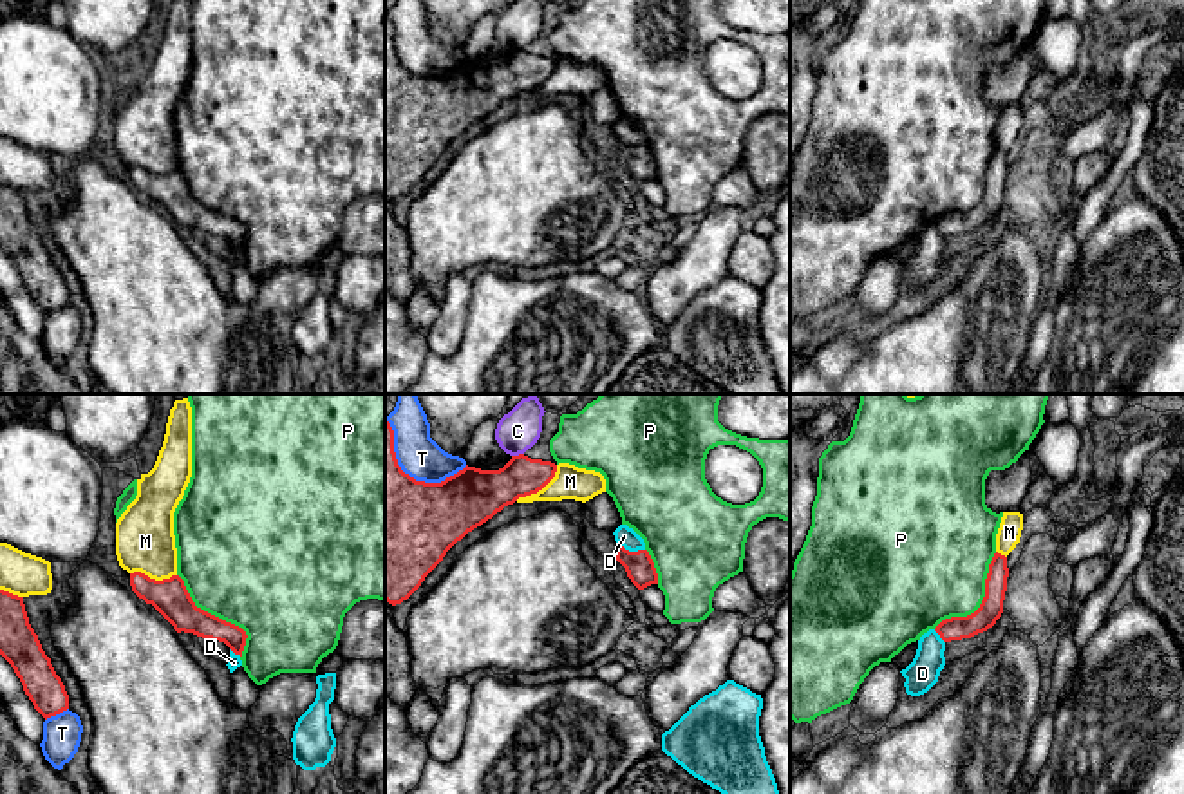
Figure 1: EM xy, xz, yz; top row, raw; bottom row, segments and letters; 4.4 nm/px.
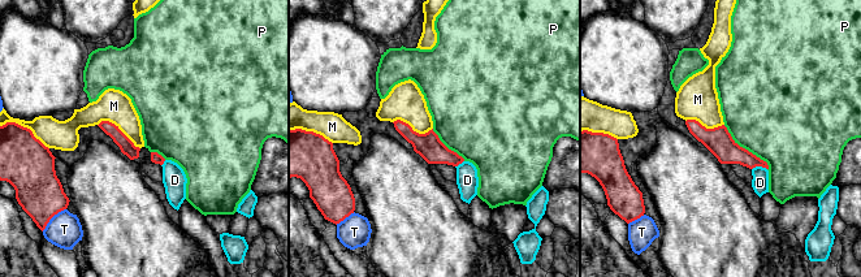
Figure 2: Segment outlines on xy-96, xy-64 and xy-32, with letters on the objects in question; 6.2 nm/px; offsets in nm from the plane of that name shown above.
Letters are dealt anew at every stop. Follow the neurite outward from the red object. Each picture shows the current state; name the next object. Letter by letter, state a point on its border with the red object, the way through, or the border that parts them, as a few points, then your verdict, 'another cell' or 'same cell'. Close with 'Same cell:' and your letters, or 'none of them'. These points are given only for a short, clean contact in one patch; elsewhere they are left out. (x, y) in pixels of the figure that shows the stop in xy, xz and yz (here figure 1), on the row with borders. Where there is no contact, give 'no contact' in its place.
C: contact xz (519, 454); border xz (523, 453), (512, 456); another cell
D: contact xz (631, 552); border xz (617, 543), (629, 550), (644, 550); another cell
M: contact xz (539, 489); another cell
P: contact xy (217, 617); another cell
T: contact xz (407, 474); another cell
Same cell: none of them

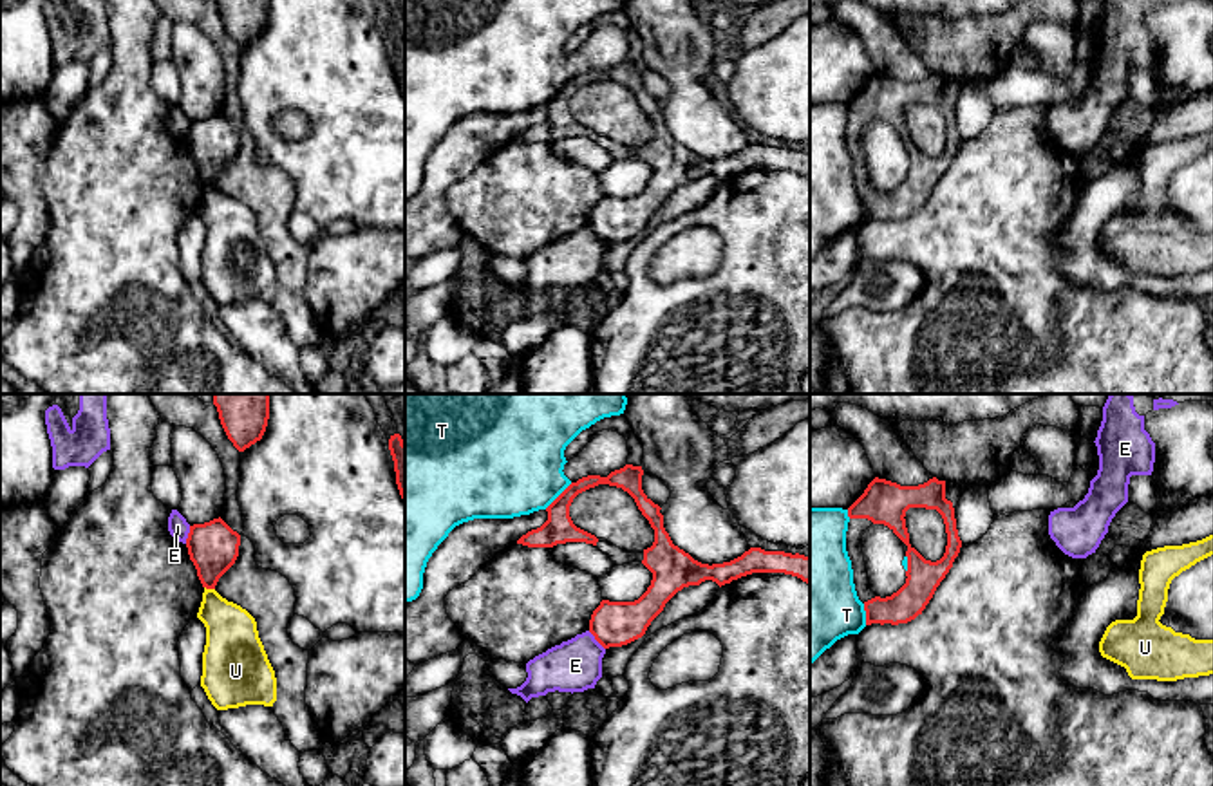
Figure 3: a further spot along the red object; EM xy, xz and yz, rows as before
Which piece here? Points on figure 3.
E: contact xz (595, 638); border xz (588, 631), (604, 649); another cell
T: contact xz (559, 495); another cell
U: contact xy (210, 588); border xy (205, 586), (214, 589); another cell
Same cell: none of them

